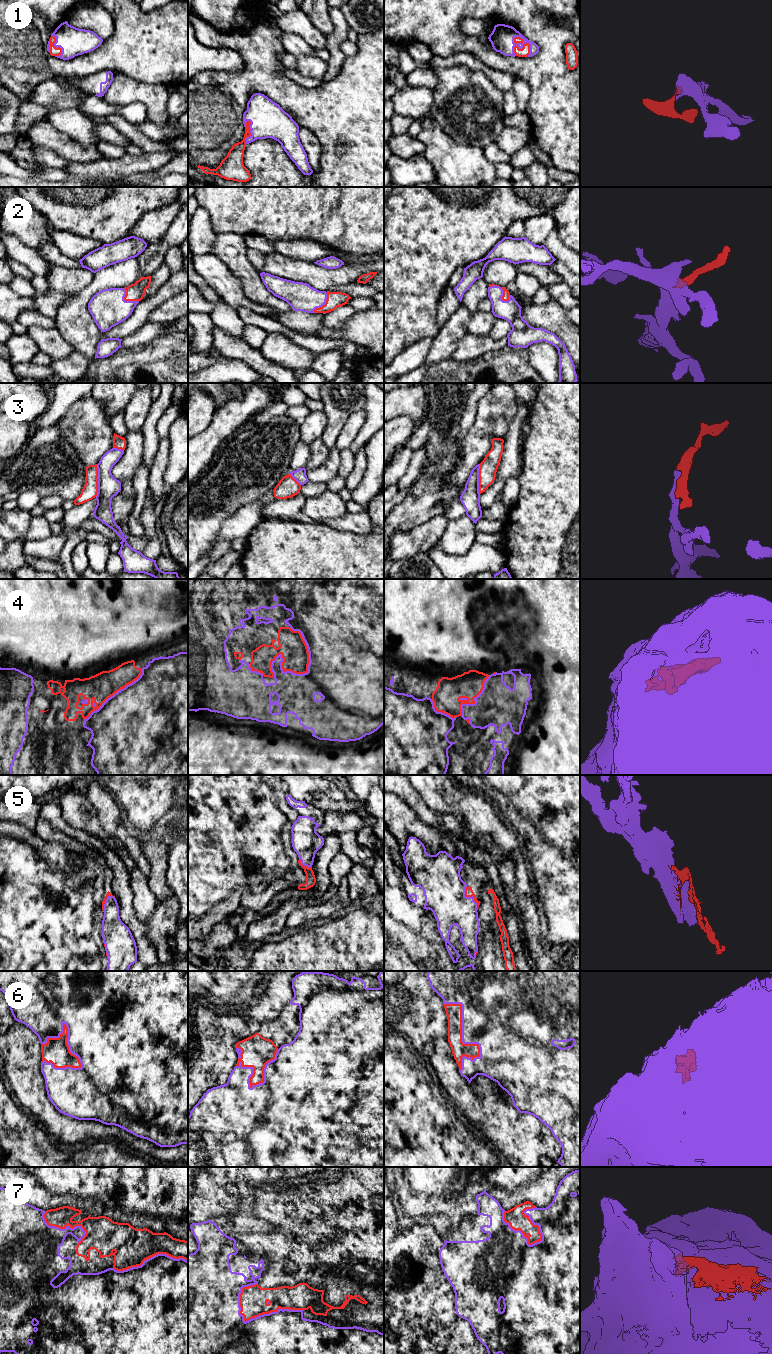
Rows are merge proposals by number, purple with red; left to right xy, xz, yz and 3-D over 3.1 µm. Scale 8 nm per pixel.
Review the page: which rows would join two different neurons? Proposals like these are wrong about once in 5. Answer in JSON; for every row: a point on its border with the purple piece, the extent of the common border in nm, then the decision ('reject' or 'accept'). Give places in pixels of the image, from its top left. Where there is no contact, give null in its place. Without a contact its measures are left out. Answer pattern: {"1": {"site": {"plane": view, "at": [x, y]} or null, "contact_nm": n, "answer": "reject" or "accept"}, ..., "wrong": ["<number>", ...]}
{"1": {"site": {"plane": "yz", "at": [527, 42]}, "contact_nm": 190, "answer": "accept"}, "2": {"site": {"plane": "xy", "at": [126, 301]}, "contact_nm": 170, "answer": "accept"}, "3": {"site": {"plane": "xy", "at": [98, 480]}, "contact_nm": 260, "answer": "reject"}, "4": {"site": {"plane": "xz", "at": [299, 674]}, "contact_nm": 420, "answer": "accept"}, "5": {"site": {"plane": "yz", "at": [470, 897]}, "contact_nm": 200, "answer": "accept"}, "6": {"site": {"plane": "xy", "at": [68, 1045]}, "contact_nm": 400, "answer": "accept"}, "7": {"site": {"plane": "xz", "at": [261, 1315]}, "contact_nm": 550, "answer": "accept"}, "wrong": ["3"]}

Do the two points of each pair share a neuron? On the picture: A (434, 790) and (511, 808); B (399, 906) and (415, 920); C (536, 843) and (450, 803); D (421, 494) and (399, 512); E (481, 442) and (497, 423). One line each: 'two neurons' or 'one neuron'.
A: two neurons
B: one neuron
C: two neurons
D: one neuron
E: one neuron

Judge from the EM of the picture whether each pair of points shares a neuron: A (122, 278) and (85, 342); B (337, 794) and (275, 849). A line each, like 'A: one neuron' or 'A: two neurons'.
A: one neuron
B: two neurons

